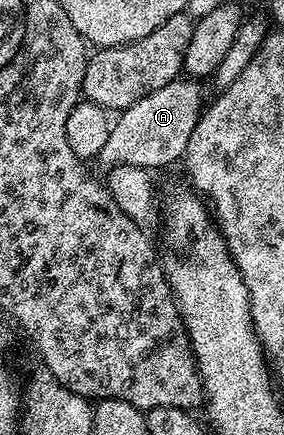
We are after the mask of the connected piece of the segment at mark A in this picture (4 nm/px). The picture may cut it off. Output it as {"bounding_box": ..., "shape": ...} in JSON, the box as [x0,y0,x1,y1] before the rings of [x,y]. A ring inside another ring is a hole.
{"bounding_box":[99,77,203,169],"shape":[[[179,77],[163,85],[163,89],[155,89],[155,93],[147,93],[147,97],[135,101],[135,105],[120,112],[112,120],[107,145],[103,145],[99,156],[102,168],[135,165],[154,169],[184,158],[187,143],[203,110],[201,86],[200,82],[192,78]]]}

